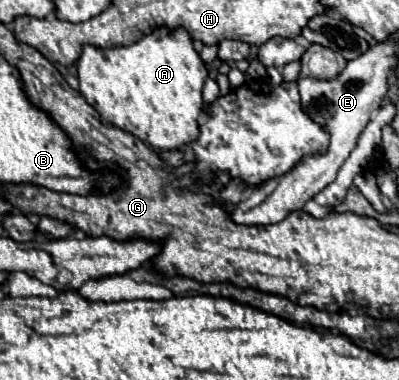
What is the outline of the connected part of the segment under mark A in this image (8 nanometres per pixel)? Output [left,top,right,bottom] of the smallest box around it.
[76,28,208,150]

